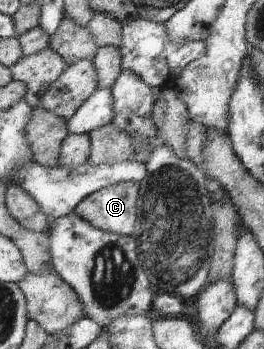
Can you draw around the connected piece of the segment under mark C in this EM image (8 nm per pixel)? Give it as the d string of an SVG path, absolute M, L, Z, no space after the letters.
M132 182L105 186L89 194L74 212L93 227L122 236L133 236L139 187Z

